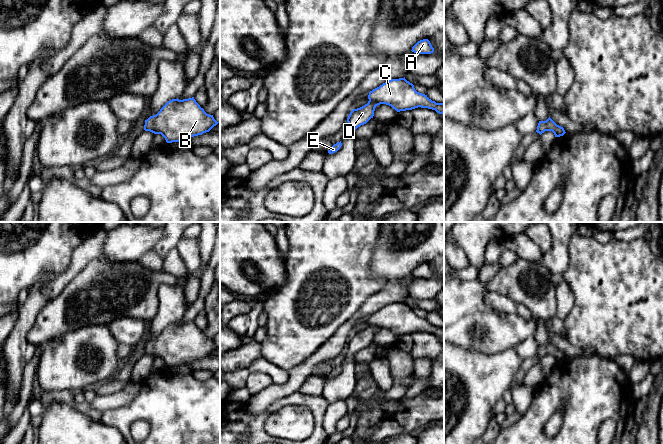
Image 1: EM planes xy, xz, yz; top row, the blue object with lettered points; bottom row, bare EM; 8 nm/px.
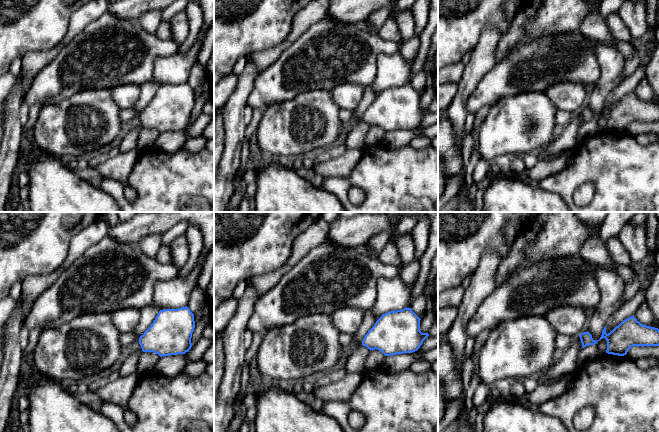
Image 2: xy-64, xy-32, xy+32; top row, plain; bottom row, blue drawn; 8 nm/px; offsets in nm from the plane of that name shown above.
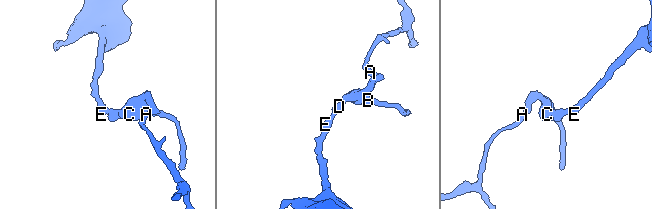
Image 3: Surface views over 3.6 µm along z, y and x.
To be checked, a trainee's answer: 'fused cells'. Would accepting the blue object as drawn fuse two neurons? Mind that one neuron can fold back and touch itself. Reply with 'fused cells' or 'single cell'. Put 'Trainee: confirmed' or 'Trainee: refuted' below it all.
single cell
Trainee: refuted

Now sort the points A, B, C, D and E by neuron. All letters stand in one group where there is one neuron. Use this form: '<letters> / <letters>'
A B C D E

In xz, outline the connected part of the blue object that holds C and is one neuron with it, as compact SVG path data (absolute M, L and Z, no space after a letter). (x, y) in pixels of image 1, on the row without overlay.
M404 302L391 303L369 316L368 327L353 333L348 342L346 357L354 359L355 354L366 348L374 340L375 332L380 328L391 330L397 336L412 334L418 331L444 337L444 327L436 327L415 314L414 309Z

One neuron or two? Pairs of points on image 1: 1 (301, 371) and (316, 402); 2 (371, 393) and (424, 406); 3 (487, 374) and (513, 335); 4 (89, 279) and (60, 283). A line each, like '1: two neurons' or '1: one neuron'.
1: two neurons
2: one neuron
3: two neurons
4: two neurons

